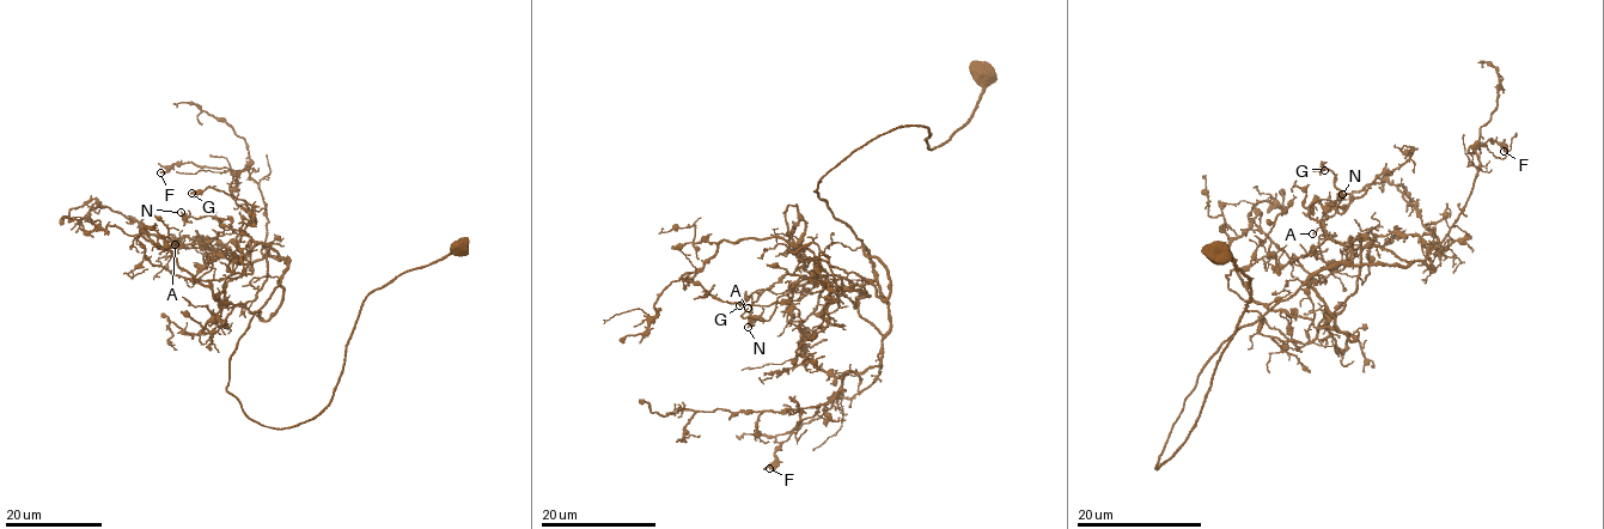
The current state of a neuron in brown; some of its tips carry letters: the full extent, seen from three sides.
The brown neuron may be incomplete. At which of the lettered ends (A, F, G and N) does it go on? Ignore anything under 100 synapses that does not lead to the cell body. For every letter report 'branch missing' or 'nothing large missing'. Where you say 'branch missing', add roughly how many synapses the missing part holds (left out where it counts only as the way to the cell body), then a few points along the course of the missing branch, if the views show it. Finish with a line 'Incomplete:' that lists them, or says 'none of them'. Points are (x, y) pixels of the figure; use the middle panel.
A: nothing large missing
F: nothing large missing
G: nothing large missing
N: nothing large missing
Incomplete: none of them

